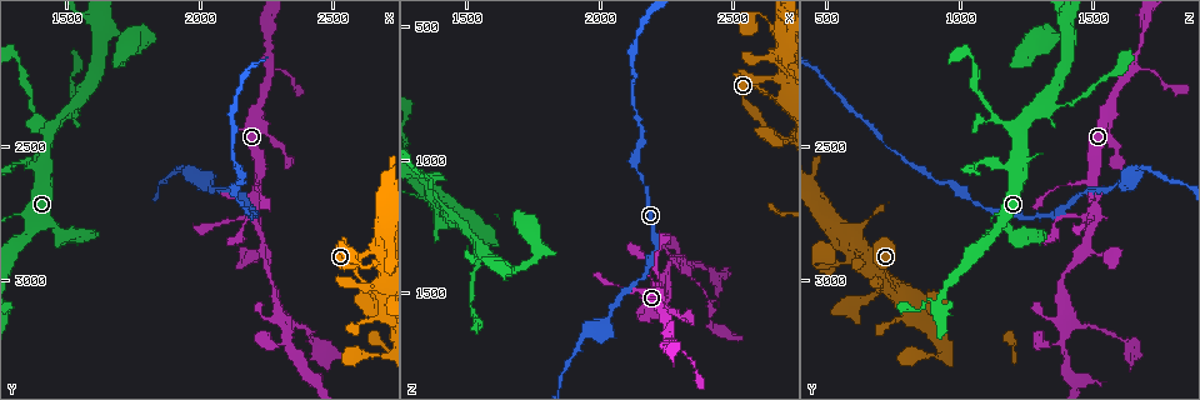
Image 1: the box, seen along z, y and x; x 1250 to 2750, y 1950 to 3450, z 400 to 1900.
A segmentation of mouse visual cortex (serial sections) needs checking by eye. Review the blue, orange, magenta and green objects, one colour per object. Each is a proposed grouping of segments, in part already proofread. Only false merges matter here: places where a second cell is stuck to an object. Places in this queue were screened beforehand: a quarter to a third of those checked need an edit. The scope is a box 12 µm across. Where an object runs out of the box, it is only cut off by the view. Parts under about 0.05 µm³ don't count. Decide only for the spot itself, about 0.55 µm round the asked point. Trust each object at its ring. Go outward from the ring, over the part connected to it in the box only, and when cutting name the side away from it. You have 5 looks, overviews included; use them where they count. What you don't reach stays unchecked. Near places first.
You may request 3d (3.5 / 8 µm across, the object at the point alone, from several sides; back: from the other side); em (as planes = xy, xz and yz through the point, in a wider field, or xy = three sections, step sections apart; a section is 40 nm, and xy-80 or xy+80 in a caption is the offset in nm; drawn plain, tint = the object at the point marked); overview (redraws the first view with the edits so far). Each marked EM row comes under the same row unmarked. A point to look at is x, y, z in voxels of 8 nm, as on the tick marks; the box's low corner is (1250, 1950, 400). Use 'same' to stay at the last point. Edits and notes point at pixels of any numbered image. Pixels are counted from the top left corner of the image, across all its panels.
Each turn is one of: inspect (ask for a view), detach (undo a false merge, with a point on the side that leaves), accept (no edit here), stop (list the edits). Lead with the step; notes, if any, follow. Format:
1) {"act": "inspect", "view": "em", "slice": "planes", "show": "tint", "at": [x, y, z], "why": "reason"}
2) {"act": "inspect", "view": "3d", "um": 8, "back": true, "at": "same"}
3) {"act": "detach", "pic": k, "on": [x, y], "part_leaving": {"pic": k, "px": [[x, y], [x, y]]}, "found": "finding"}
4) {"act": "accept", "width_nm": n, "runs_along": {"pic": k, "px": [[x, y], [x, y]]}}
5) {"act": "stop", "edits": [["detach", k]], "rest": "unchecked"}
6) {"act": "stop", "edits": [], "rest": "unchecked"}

{"act": "inspect", "view": "3d", "um": 3.5, "at": [2010, 2630, 1620], "why": "a fork"}

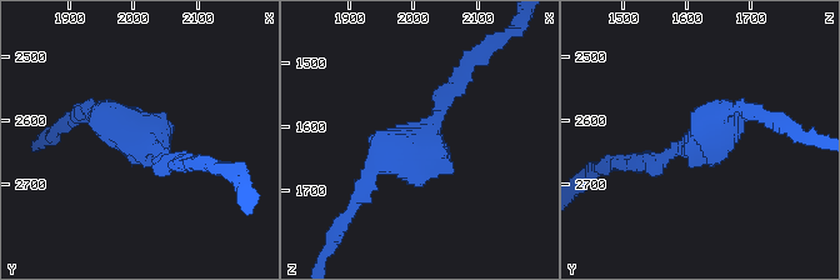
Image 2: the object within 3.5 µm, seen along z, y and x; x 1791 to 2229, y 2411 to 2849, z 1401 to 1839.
{"act": "inspect", "view": "em", "slice": "xy", "step": 3, "show": "tint", "at": [2010, 2635, 1620]}

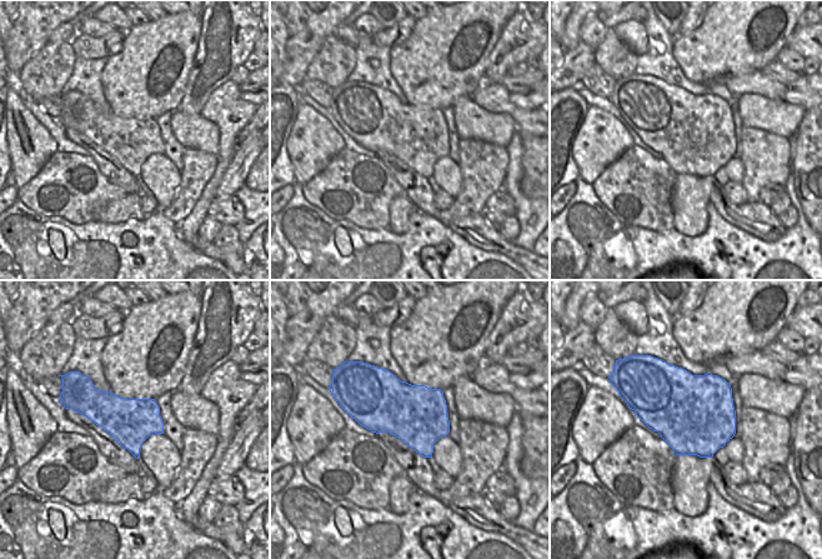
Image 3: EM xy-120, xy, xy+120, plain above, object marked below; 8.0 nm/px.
{"act": "accept", "found": "all the same cell"}

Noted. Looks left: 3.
{"act": "inspect", "view": "3d", "um": 8, "at": [1380, 2390, 1130], "why": "arms part here"}

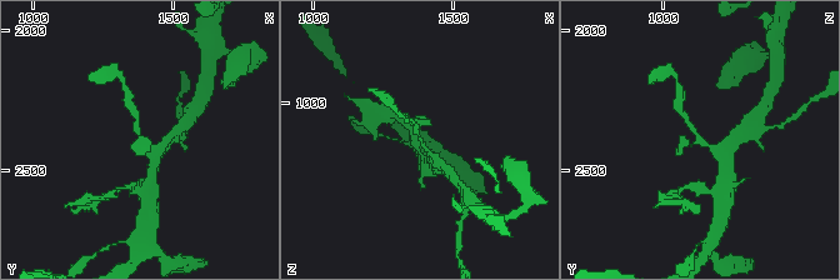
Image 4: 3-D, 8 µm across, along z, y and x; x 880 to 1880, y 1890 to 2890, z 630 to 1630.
{"act": "inspect", "view": "em", "slice": "xy", "step": 5, "show": "tint", "at": [1380, 2390, 1120]}

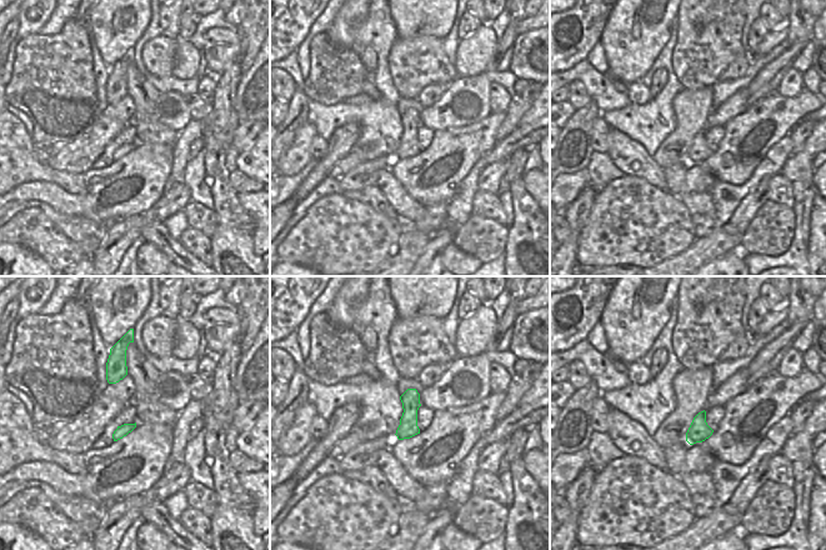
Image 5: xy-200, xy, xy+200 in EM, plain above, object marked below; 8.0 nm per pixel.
{"act": "accept", "runs_along": {"pic": 4, "px": [[721, 159], [698, 140], [680, 111]]}, "found": "continuous, no second cell"}

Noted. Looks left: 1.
{"act": "stop", "edits": [], "rest": "unchecked"}

